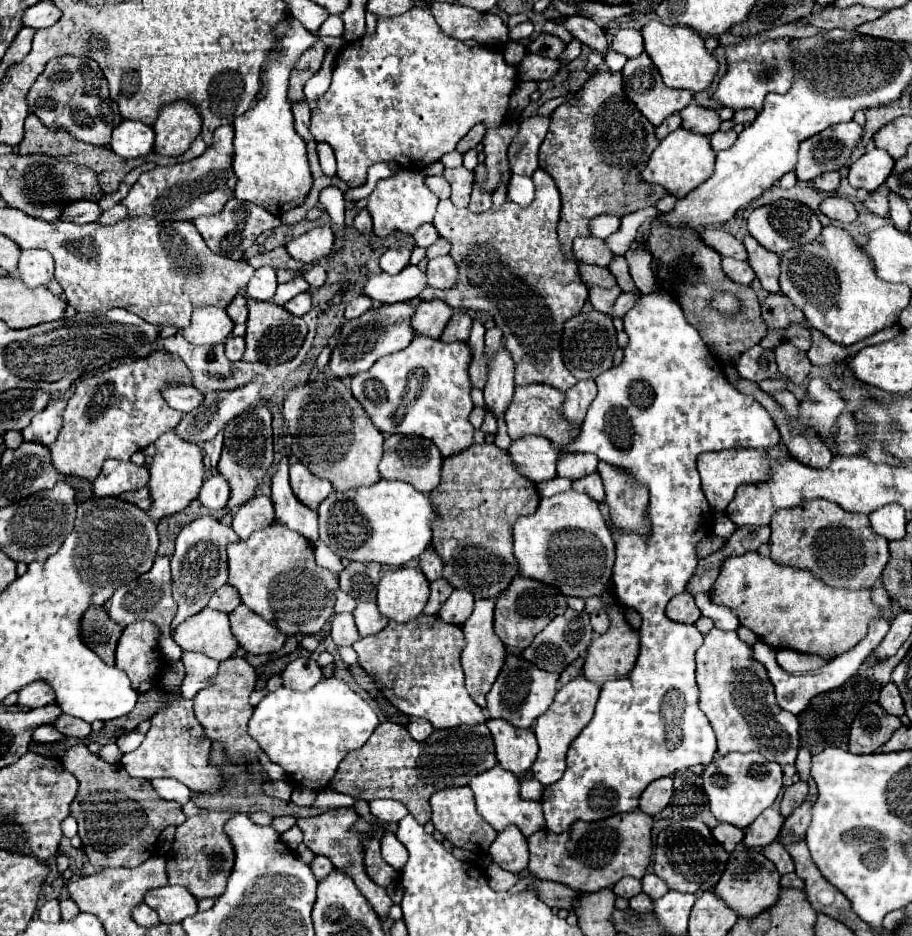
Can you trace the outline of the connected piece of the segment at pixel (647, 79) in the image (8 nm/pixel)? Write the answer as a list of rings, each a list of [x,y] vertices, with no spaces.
[[[642,54],[640,58],[628,60],[626,66],[624,66],[624,70],[622,70],[622,76],[624,76],[624,90],[626,90],[628,98],[638,106],[638,110],[654,126],[660,126],[660,122],[664,118],[668,118],[674,112],[680,112],[682,108],[686,108],[692,102],[692,92],[690,90],[674,90],[674,88],[668,88],[662,82],[658,68],[652,64],[650,58],[646,58],[646,54]]]

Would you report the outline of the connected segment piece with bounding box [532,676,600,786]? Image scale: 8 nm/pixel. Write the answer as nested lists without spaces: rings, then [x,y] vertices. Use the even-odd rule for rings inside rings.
[[[576,676],[572,682],[568,682],[566,686],[562,686],[558,690],[558,694],[554,696],[554,702],[550,704],[546,714],[542,714],[542,718],[538,718],[538,722],[534,724],[534,732],[536,732],[540,750],[538,750],[538,758],[532,766],[532,774],[540,784],[550,786],[562,778],[562,774],[566,770],[566,752],[568,752],[572,740],[592,720],[598,696],[600,696],[598,684],[586,680],[584,676]]]

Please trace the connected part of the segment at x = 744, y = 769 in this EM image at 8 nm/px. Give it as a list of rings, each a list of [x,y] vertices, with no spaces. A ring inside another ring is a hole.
[[[732,752],[714,758],[704,768],[704,790],[710,800],[710,810],[720,822],[728,822],[738,828],[748,828],[766,808],[770,808],[782,788],[782,766],[766,760],[758,752]]]

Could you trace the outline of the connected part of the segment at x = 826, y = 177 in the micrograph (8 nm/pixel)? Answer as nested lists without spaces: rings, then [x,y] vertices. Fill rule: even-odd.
[[[826,172],[820,174],[818,178],[814,178],[814,188],[822,190],[822,192],[834,192],[840,184],[840,174],[838,172]]]

